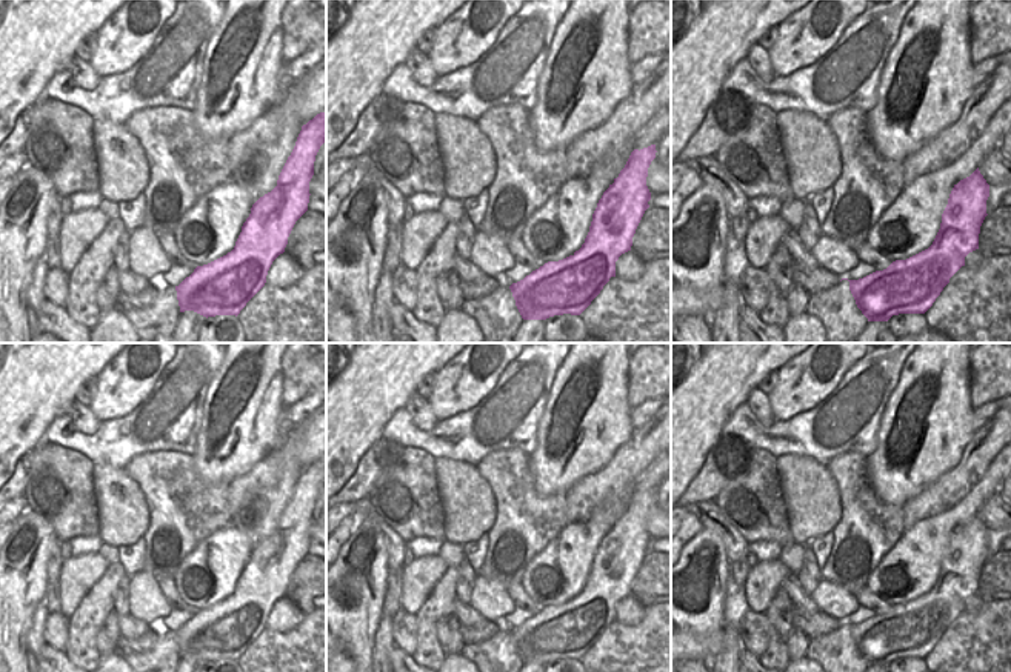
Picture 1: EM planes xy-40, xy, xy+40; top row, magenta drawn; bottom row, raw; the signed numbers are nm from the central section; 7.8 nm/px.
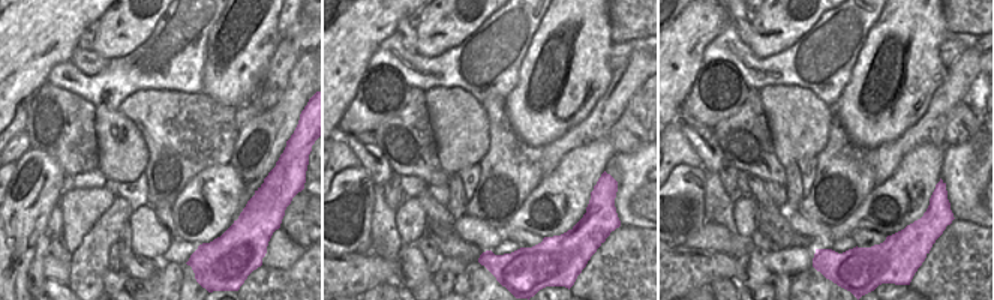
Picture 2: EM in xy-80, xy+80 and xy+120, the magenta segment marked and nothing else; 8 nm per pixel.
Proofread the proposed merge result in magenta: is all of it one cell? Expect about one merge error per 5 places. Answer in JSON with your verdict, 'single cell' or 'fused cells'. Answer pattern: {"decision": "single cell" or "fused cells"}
{"decision": "fused cells"}

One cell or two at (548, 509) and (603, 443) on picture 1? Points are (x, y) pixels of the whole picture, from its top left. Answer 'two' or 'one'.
two

